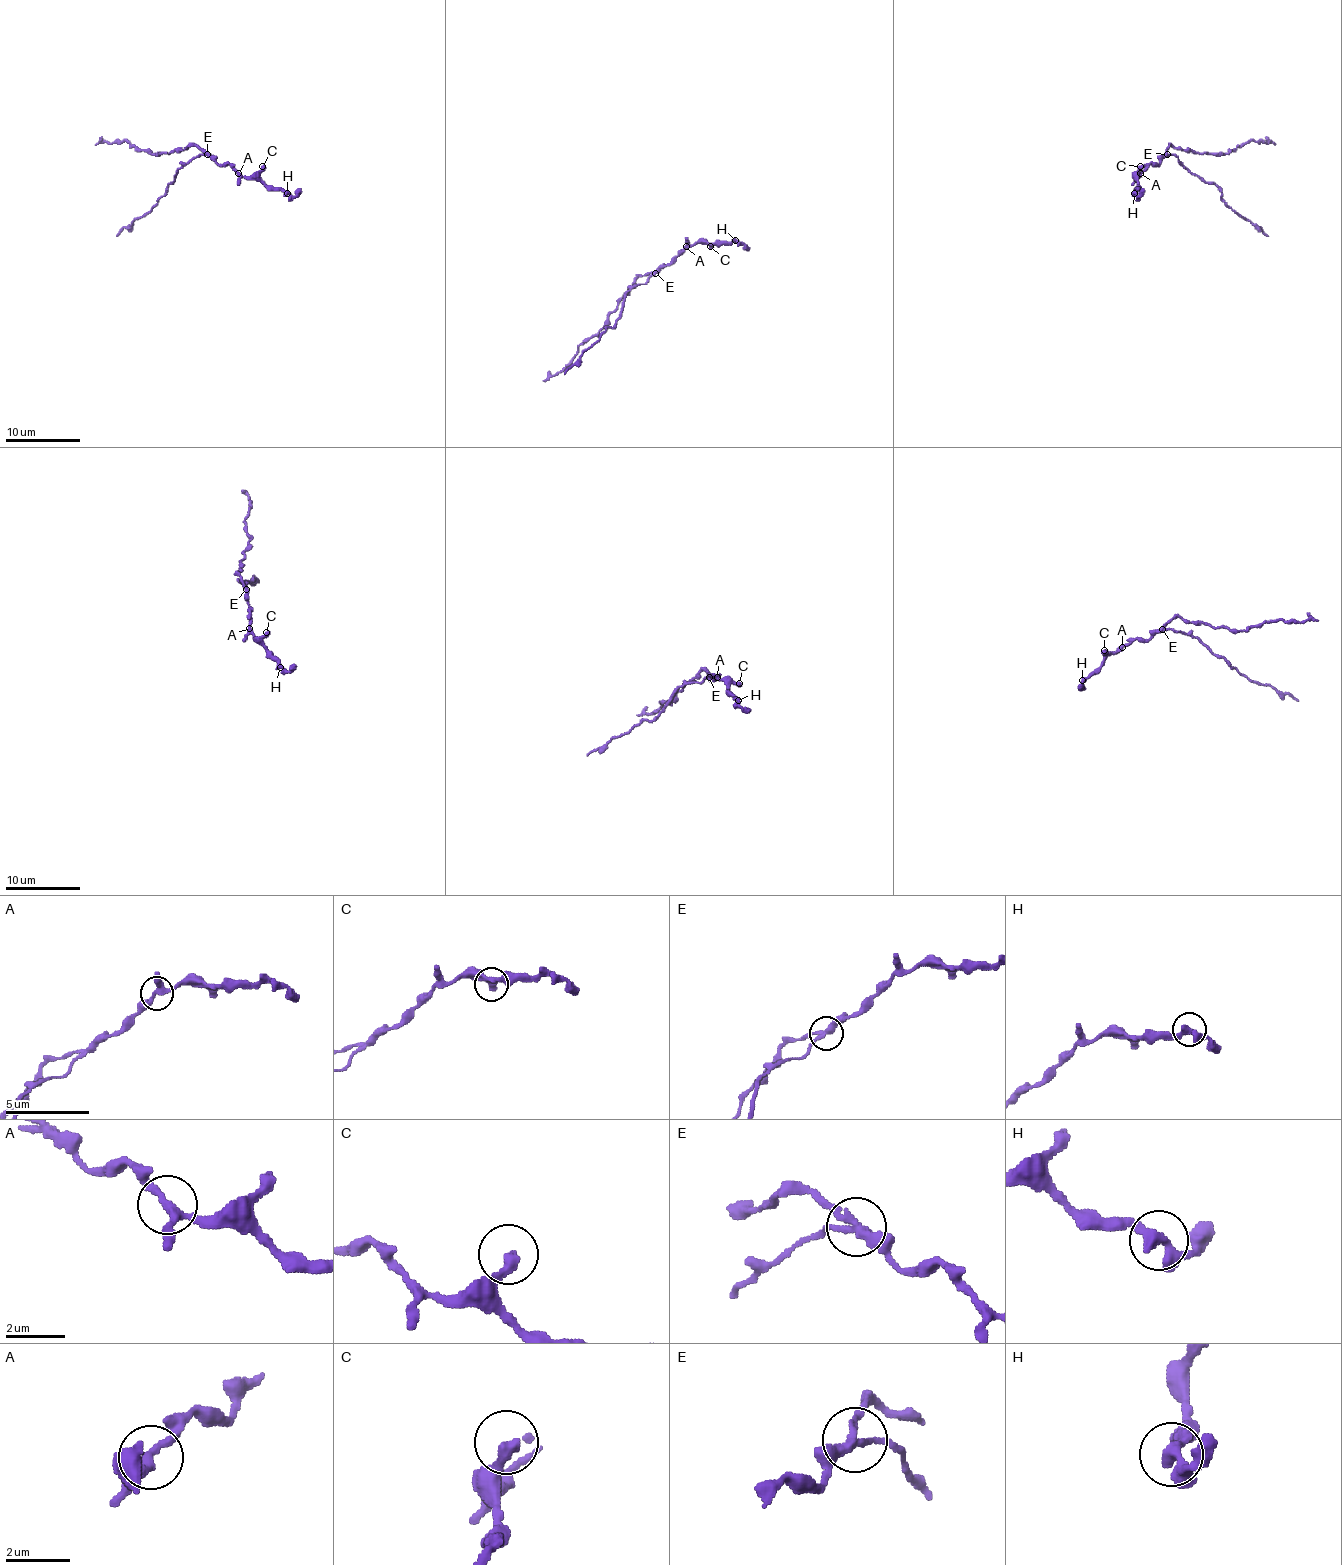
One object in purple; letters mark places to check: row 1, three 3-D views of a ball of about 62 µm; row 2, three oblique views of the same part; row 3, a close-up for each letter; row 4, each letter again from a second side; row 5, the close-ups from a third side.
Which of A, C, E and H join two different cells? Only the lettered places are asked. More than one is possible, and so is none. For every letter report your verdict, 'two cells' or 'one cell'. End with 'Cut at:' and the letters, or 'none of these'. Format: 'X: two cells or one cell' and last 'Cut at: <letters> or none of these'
A: one cell
C: one cell
E: two cells
H: one cell
Cut at: E

